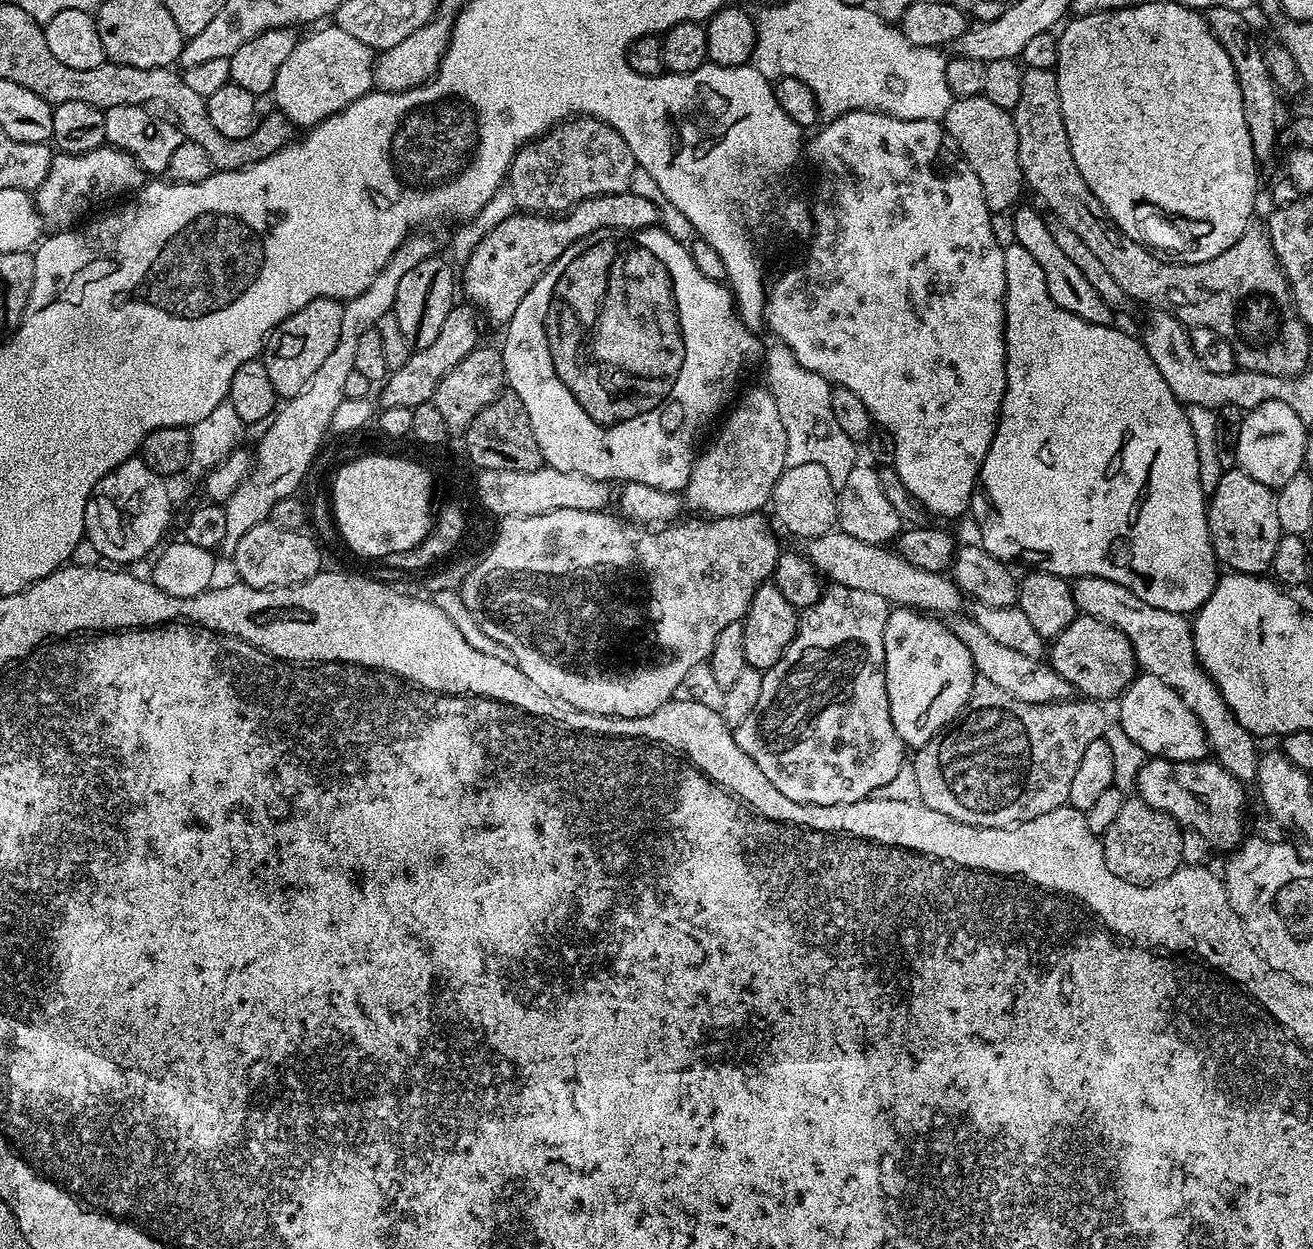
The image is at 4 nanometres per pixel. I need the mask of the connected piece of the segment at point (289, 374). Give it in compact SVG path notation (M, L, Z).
M323 296L310 302L302 310L288 316L264 341L262 359L270 382L274 382L277 397L296 396L310 382L311 376L322 366L330 350L338 346L338 334L342 334L342 310L344 304Z

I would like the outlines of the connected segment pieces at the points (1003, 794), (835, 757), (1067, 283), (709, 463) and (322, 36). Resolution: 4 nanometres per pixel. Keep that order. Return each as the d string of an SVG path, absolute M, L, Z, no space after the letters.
M977 679L970 698L960 711L960 715L944 731L939 732L934 738L930 738L930 742L915 749L913 756L916 757L911 757L910 763L914 768L915 777L918 778L921 795L919 803L930 806L930 810L938 810L938 814L946 814L946 818L954 818L958 822L975 828L1011 828L1013 824L1021 824L1030 818L1038 818L1038 814L1050 814L1050 810L1065 807L1070 798L1070 786L1073 783L1074 774L1077 773L1078 762L1081 761L1082 754L1089 748L1090 742L1103 737L1110 723L1110 717L1100 708L1103 707L1097 701L1087 698L1060 700L1056 704L1018 702L1018 698L1010 698L1010 694L1006 694L1006 690L998 690L998 686L994 686L994 682Z
M837 584L823 589L818 598L808 608L799 613L796 626L796 636L790 646L782 654L776 665L763 673L762 694L754 705L754 710L744 722L734 730L736 745L746 753L758 766L760 774L768 780L768 787L773 793L785 796L789 805L809 804L808 808L818 810L822 806L838 806L859 800L868 799L870 790L883 786L897 776L898 770L906 763L906 745L902 738L898 738L898 730L894 730L894 722L890 718L890 702L886 694L886 650L884 649L884 635L886 634L886 618L890 614L890 605L879 594L869 594L866 590L850 590L846 586Z
M1023 206L1017 207L1011 215L1016 243L1021 244L1038 261L1038 266L1042 266L1042 274L1046 274L1046 290L1050 290L1050 298L1054 298L1054 302L1062 306L1062 310L1070 310L1070 314L1078 314L1078 318L1086 322L1098 326L1111 325L1114 319L1112 308L1106 306L1106 302L1102 302L1102 297L1094 290L1094 286L1086 282L1082 270L1078 270L1078 266L1074 266L1070 258L1066 258L1066 253L1058 246L1058 242L1054 242L1054 234L1050 234L1047 219L1043 215L1040 217L1034 209Z
M766 387L752 388L731 405L724 425L705 452L692 462L686 500L709 517L751 516L772 499L772 491L786 467L786 430L778 418L778 402Z
M335 26L320 28L312 32L308 37L297 39L294 50L290 50L290 58L282 62L278 69L278 78L274 82L270 96L276 99L275 107L291 121L294 126L301 124L301 129L307 130L314 124L320 123L327 116L340 112L350 102L362 98L367 92L374 88L374 51L351 34Z

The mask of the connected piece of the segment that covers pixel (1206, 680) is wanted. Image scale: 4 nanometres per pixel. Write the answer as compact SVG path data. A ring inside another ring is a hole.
M1097 576L1079 577L1072 584L1072 593L1077 609L1083 615L1098 618L1126 634L1136 655L1137 665L1147 675L1162 678L1162 682L1166 682L1166 686L1174 689L1182 702L1190 706L1204 728L1204 736L1208 739L1208 746L1216 763L1222 765L1235 780L1255 781L1261 757L1256 752L1257 737L1239 724L1238 718L1224 701L1219 687L1200 664L1189 617L1170 610L1158 610L1158 606L1142 602L1142 598L1126 590L1126 586L1118 586L1118 582L1110 582Z

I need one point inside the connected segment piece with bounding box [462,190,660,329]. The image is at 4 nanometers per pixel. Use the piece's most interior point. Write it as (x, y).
(502, 269)

